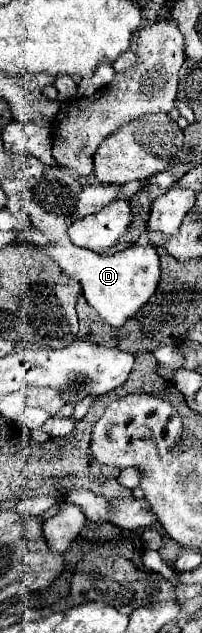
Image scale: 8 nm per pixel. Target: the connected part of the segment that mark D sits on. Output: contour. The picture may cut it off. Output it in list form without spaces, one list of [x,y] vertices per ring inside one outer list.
[[[21,232],[17,236],[17,242],[21,244],[35,244],[39,248],[45,248],[45,252],[57,262],[63,274],[67,274],[71,280],[77,280],[83,288],[83,296],[87,304],[113,328],[119,328],[125,324],[141,304],[147,304],[147,300],[153,296],[157,284],[159,284],[159,256],[155,248],[149,246],[129,246],[127,250],[121,250],[113,256],[103,256],[97,252],[91,252],[87,248],[77,248],[71,244],[71,240],[65,236],[59,244],[47,244],[45,236],[39,232]]]

